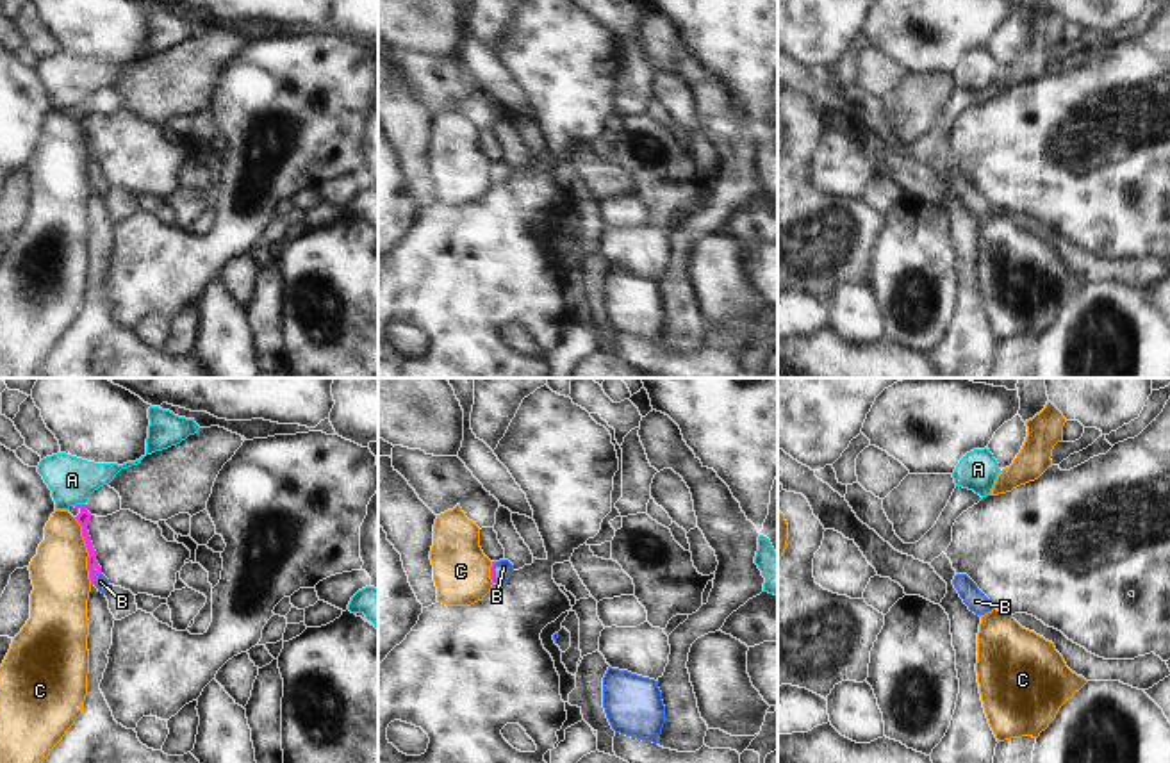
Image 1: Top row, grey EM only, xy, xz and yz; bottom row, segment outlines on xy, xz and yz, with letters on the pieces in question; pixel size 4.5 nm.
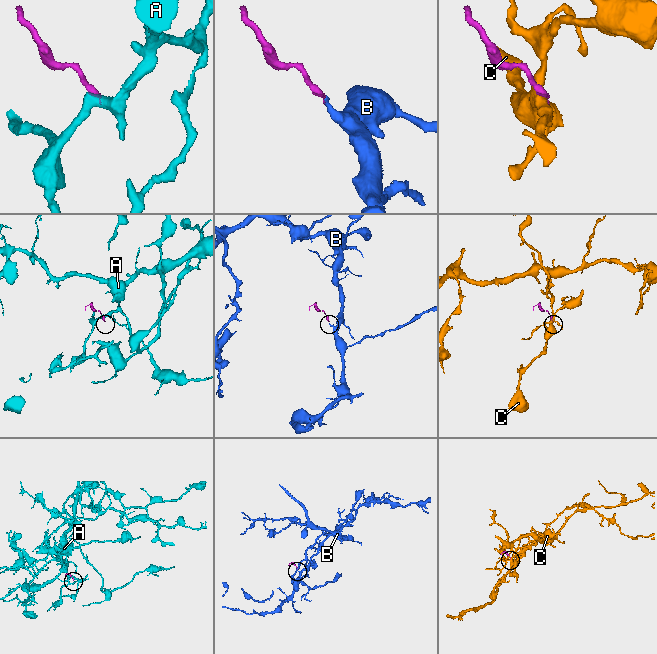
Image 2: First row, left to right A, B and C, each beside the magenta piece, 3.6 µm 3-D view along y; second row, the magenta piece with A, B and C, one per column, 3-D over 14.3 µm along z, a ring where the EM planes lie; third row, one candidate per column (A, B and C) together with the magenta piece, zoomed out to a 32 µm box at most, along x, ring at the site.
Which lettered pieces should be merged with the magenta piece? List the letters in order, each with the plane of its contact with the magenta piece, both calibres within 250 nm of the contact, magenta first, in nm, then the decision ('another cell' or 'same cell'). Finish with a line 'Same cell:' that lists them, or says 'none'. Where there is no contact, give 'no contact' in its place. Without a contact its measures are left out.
A: meets magenta in xy; 60 nm thick on the magenta side, 220 nm on the other; another cell
B: meets magenta in xy; 60 nm thick on the magenta side, 60 nm on the other; same cell
C: meets magenta in xy; 60 nm thick on the magenta side, 260 nm on the other; another cell
Same cell: B

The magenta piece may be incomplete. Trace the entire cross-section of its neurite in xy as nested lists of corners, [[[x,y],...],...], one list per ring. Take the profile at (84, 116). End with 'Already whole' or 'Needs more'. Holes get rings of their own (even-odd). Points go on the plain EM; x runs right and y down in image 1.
[[[75,105],[75,109],[80,111],[80,114],[75,118],[77,123],[82,127],[82,137],[86,141],[86,148],[87,148],[87,171],[89,171],[89,180],[91,185],[95,185],[98,189],[98,193],[105,194],[107,187],[109,187],[109,180],[102,175],[102,168],[96,162],[96,152],[93,148],[89,132],[87,132],[87,121],[91,119],[91,114],[87,112],[87,105]]]. Needs more.

